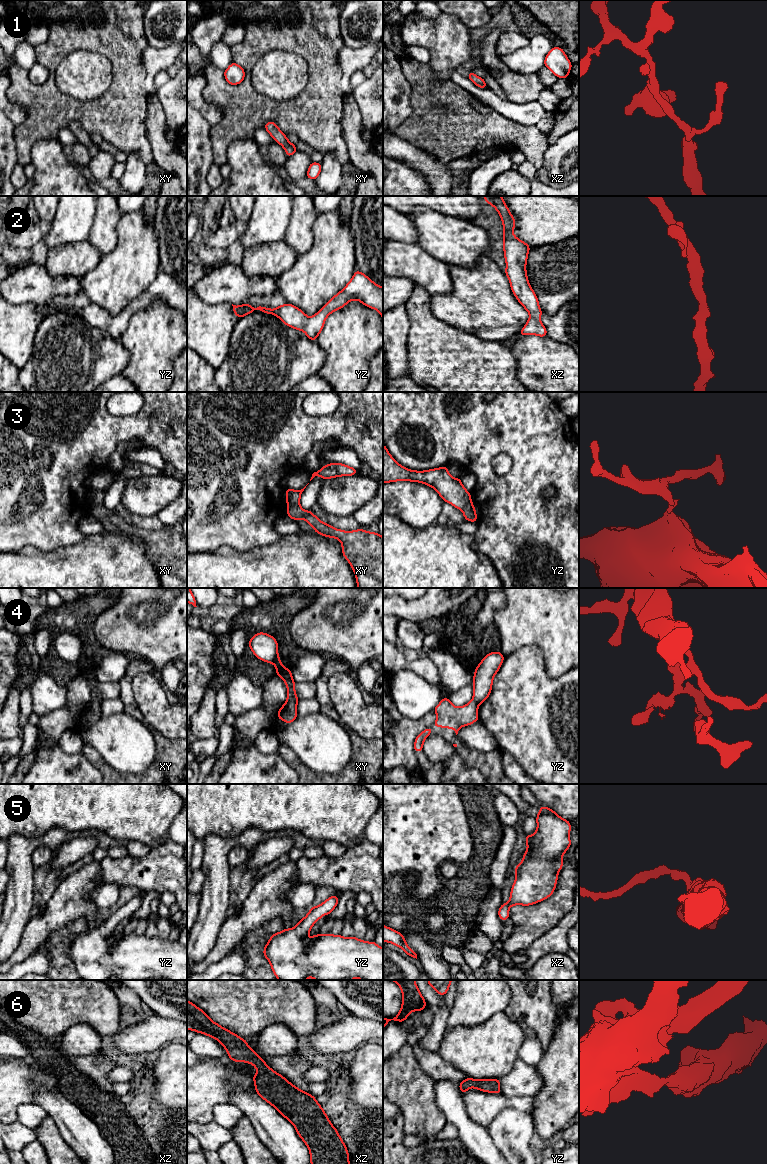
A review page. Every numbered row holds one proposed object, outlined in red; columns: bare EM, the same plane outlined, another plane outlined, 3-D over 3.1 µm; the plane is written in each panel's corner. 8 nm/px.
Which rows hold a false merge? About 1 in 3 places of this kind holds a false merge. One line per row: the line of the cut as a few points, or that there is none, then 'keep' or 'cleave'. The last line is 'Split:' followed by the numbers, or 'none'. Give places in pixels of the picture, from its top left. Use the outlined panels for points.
1: cut none; keep
2: cut none; keep
3: cut xy (298, 503), (292, 504), (287, 508); cleave
4: cut xy (287, 699), (296, 703); cleave
5: cut none; keep
6: cut none; keep
Split: 3, 4

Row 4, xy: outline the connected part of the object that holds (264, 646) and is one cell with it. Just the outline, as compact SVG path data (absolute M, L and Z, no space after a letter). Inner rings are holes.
M260 632L256 633L249 640L248 646L255 657L276 666L276 675L282 678L287 686L287 700L297 703L299 699L295 692L295 682L291 674L291 669L287 669L281 664L276 639L269 634Z

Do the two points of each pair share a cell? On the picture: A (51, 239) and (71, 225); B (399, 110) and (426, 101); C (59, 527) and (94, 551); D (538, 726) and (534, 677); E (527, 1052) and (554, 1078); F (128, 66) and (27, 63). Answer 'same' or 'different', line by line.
A: same
B: different
C: different
D: same
E: different
F: different

